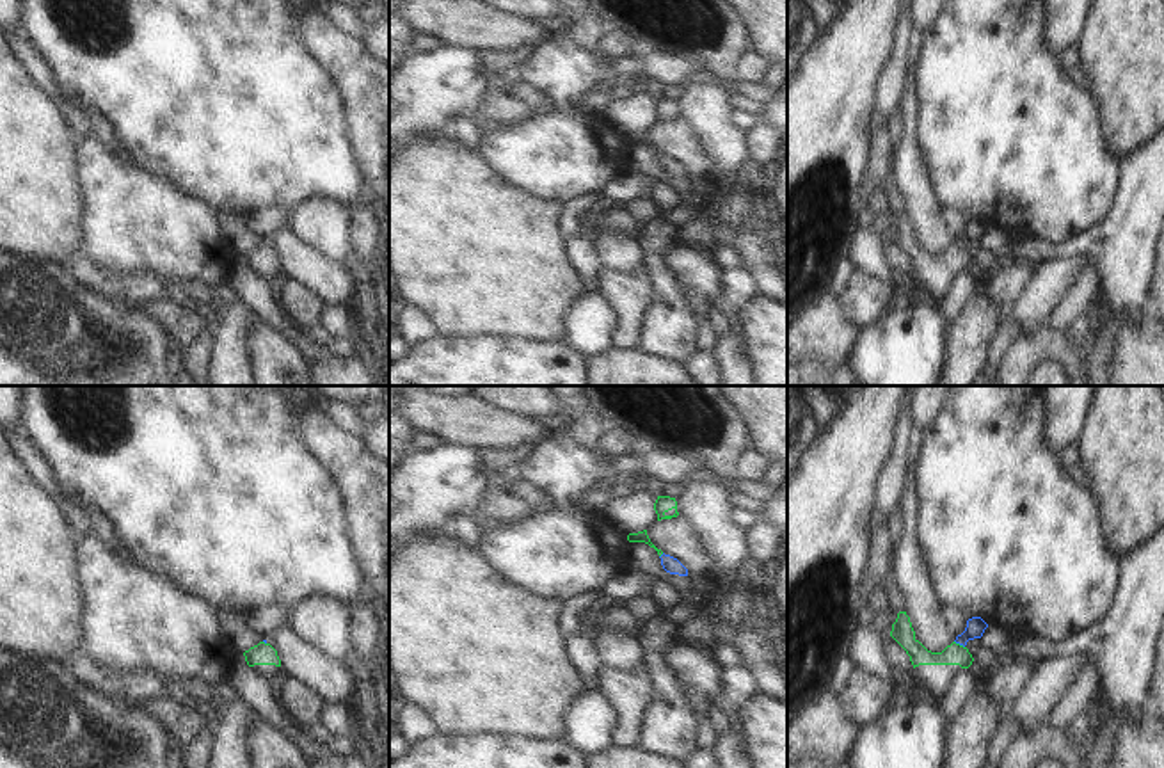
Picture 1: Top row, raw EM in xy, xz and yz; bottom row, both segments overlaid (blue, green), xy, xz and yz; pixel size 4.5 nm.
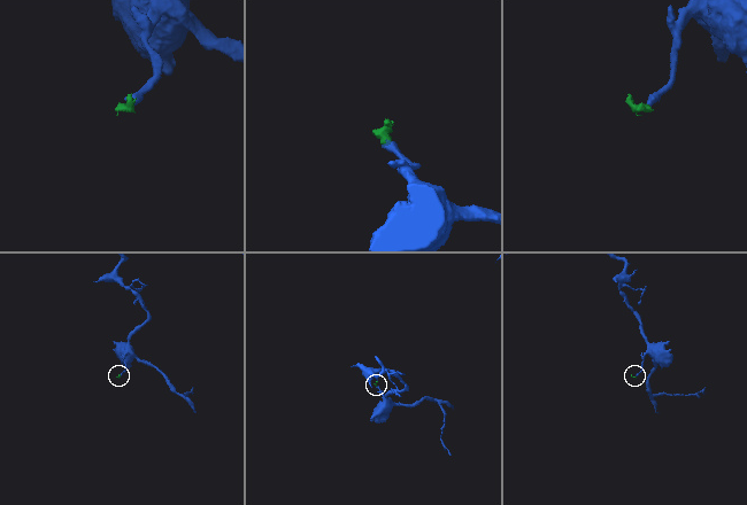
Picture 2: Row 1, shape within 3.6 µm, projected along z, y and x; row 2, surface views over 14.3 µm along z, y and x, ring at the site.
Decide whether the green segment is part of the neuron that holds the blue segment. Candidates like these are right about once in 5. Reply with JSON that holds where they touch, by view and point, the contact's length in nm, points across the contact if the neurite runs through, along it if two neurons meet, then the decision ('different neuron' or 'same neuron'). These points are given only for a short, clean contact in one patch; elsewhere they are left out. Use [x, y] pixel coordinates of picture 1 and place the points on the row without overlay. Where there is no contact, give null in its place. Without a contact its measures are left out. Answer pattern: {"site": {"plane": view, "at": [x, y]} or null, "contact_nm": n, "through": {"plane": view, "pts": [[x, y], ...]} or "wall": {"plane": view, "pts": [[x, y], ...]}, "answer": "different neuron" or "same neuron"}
{"site": {"plane": "yz", "at": [960, 246]}, "contact_nm": 60, "through": {"plane": "yz", "pts": [[976, 228], [960, 246], [953, 256]]}, "answer": "same neuron"}

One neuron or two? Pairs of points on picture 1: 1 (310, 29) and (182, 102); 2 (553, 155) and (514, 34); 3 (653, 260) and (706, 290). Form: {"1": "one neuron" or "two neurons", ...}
{"1": "two neurons", "2": "two neurons", "3": "two neurons"}

